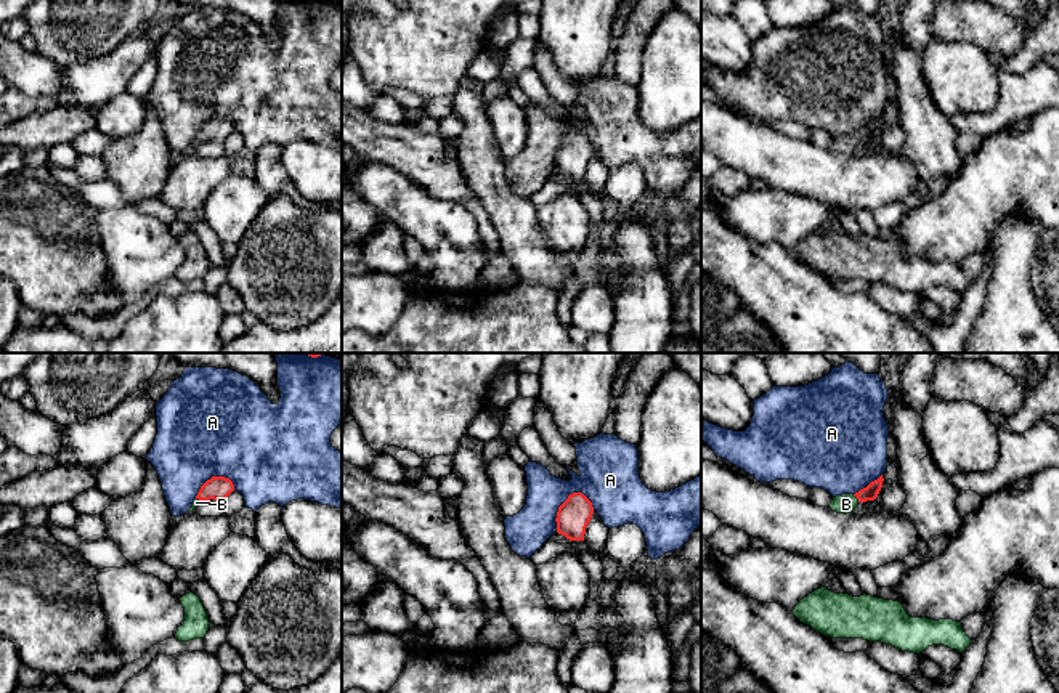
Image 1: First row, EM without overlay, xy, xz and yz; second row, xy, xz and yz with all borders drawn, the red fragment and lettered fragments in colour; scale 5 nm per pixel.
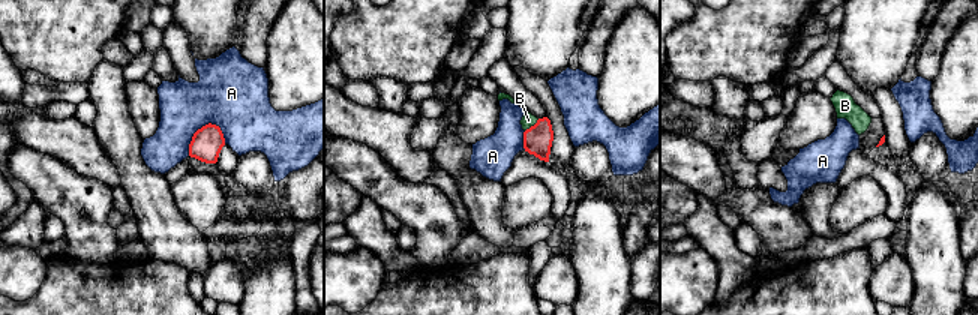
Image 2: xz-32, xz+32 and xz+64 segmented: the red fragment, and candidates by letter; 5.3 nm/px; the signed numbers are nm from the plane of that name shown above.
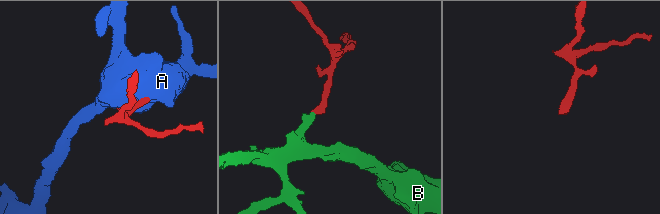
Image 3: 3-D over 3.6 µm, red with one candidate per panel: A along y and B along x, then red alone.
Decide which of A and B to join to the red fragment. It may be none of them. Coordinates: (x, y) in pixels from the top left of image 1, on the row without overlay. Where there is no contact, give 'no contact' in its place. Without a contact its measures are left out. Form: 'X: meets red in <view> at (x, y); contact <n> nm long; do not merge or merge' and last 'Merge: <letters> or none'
A: meets red in xz at (559, 148); contact 240 nm long; do not merge
B: meets red in yz at (856, 137); contact 50 nm long; merge
Merge: B

